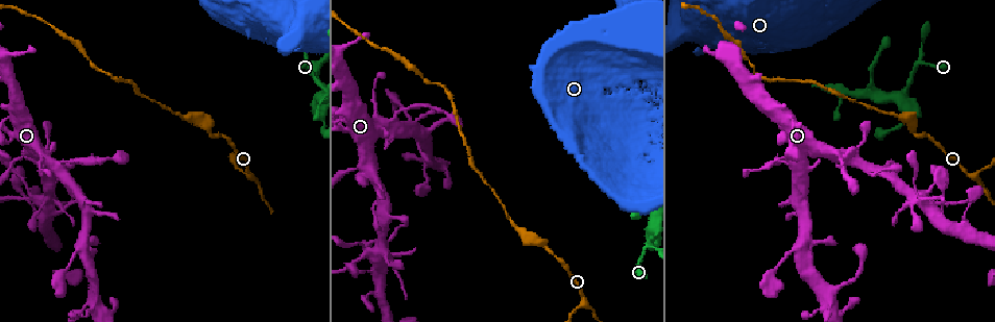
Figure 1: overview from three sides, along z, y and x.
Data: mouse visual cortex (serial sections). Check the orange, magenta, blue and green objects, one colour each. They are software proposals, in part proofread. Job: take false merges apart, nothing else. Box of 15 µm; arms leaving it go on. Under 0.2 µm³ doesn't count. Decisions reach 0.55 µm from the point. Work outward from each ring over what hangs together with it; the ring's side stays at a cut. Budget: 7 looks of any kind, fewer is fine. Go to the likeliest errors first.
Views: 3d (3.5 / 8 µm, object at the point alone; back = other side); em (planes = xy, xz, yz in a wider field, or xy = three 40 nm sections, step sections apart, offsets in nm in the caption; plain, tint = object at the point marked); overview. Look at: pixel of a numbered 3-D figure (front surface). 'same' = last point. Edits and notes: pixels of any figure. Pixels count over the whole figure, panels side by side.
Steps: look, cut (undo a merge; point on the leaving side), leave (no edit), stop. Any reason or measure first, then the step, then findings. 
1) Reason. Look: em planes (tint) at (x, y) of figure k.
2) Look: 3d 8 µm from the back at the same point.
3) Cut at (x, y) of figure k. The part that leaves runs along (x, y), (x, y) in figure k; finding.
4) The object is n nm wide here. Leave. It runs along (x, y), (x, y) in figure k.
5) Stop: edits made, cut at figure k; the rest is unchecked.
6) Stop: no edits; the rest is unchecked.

Look: 3d 3.5 µm at (917, 64) of figure 1.

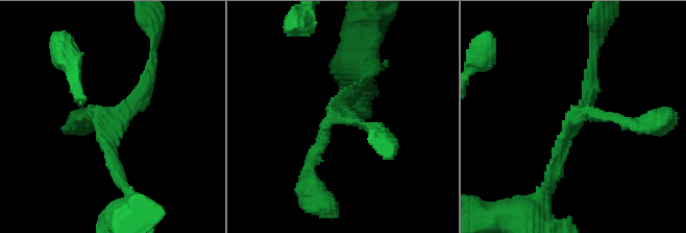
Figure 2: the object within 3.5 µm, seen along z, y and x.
Look: em xy step 3 (tint) at (334, 117) of figure 2.

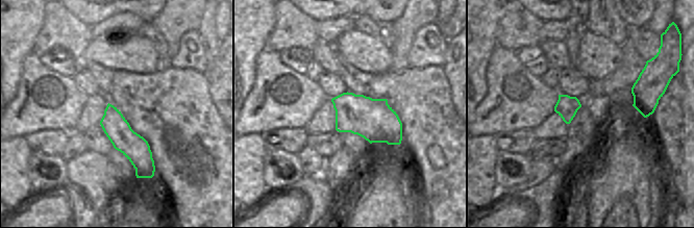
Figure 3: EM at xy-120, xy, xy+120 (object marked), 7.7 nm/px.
Leave. It runs along (109, 107), (139, 153), (139, 175) in figure 3; one cell here.

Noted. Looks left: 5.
Abrupt turn. Look: 3d 3.5 µm at (210, 135) of figure 1.

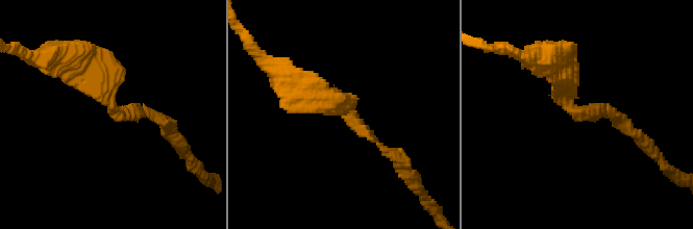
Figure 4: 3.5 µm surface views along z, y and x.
The arms are 150, 400 nm wide; now the EM. Look: em xy step 3 (tint) at (577, 112) of figure 4.

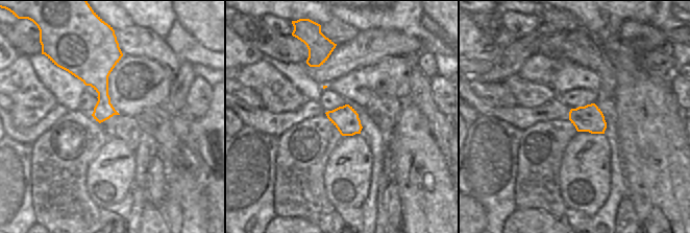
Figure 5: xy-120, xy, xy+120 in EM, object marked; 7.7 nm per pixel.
Leave. Continuous, no second cell.

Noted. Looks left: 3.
Side arm on a straight run. Look: 3d 8 µm from the back at (251, 176) of figure 1.

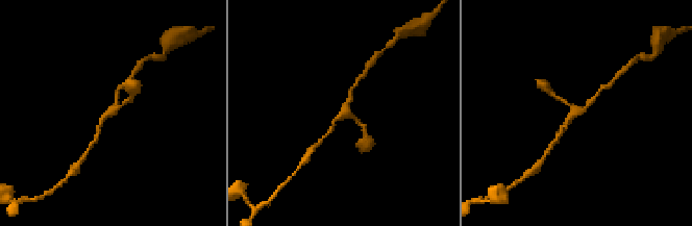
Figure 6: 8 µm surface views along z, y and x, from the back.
Need the tissue. Look: em planes (tint) at (576, 112) of figure 6.

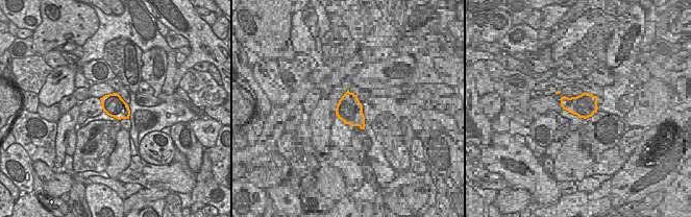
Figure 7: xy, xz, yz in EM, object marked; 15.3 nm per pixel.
The object is 340 nm wide here. Leave. It runs along (351, 89), (345, 110), (364, 129) in figure 6; one cell here.

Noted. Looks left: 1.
Stop: no edits; the rest is unchecked.

